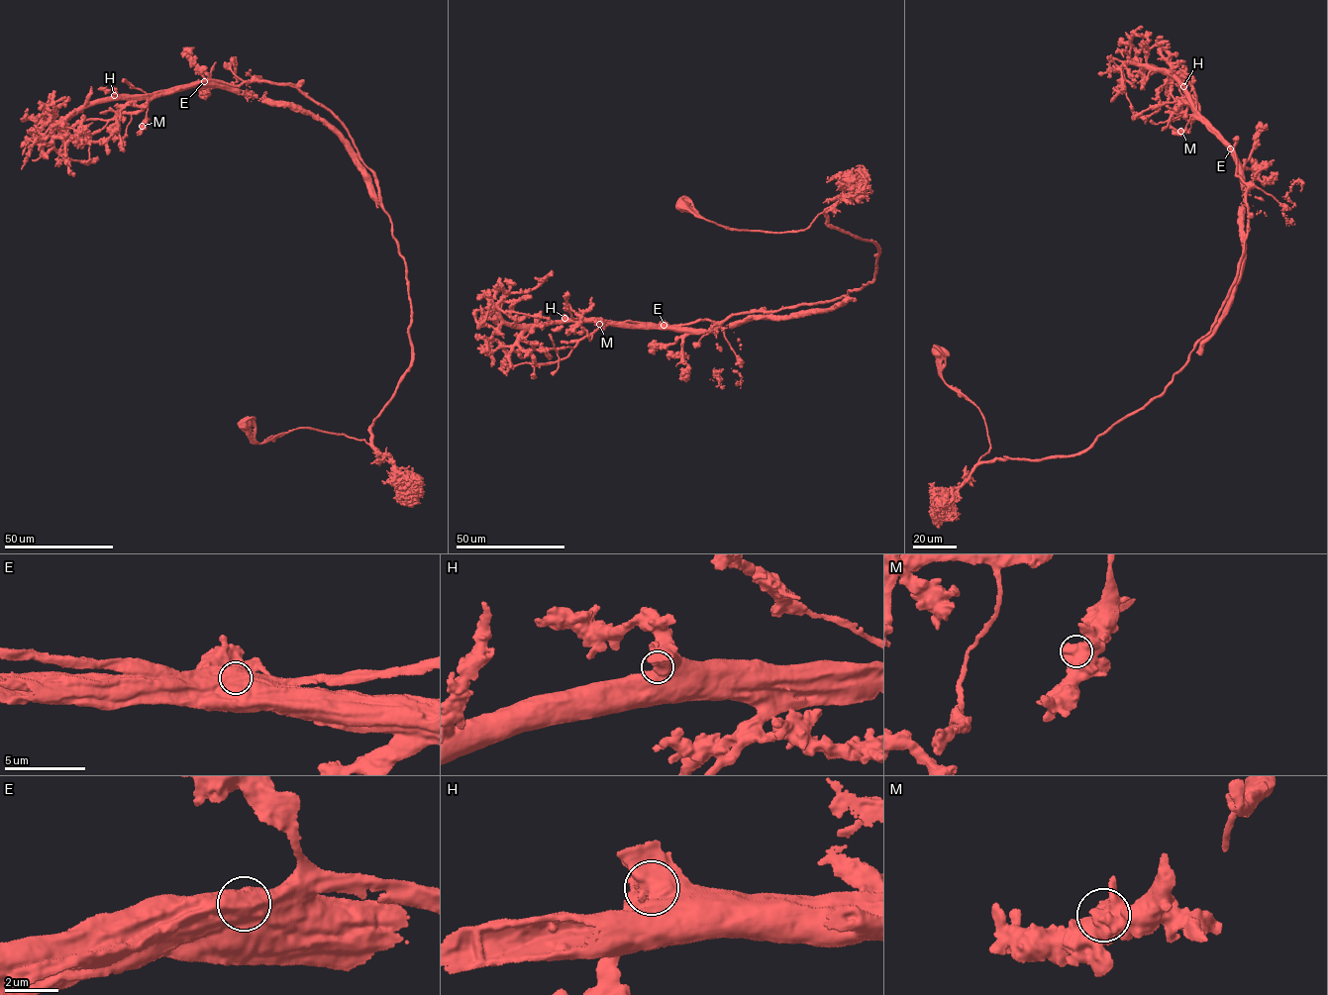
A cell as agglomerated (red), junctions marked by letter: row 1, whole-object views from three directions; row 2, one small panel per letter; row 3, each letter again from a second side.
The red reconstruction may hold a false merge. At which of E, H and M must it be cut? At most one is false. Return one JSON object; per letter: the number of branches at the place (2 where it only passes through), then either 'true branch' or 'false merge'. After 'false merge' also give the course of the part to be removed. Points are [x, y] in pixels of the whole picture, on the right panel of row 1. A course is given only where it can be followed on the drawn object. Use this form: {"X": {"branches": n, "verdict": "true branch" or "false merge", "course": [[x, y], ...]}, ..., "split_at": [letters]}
{"E": {"branches": 1, "verdict": "false merge", "course": [[1231, 149], [1249, 223], [1228, 297], [1162, 394], [1083, 451], [978, 462], [982, 415], [935, 347]]}, "H": {"branches": 1, "verdict": "true branch"}, "M": {"branches": 1, "verdict": "true branch"}, "split_at": ["E"]}

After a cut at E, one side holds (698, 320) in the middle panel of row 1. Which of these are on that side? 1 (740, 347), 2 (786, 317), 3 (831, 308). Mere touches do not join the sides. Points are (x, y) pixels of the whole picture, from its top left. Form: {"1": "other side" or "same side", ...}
{"1": "other side", "2": "other side", "3": "other side"}

